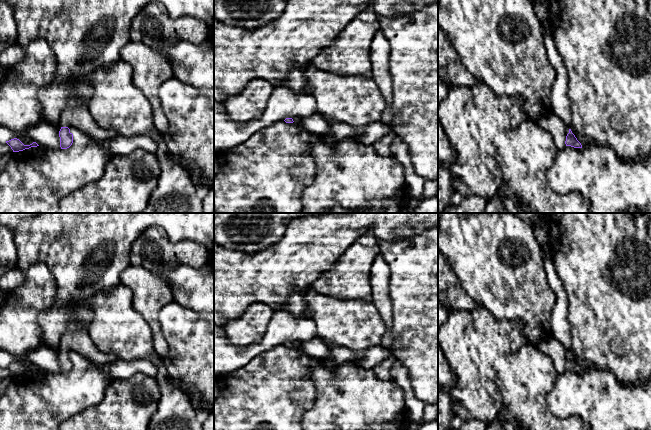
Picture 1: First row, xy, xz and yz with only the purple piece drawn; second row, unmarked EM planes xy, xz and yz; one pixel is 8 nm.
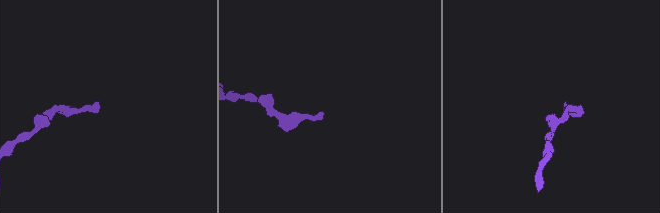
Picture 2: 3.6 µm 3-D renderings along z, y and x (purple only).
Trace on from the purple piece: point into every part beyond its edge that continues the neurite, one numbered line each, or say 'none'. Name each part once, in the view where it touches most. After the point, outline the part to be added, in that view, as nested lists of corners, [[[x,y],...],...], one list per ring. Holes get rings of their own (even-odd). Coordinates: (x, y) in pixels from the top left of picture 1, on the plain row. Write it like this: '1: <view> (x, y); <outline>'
1: xy (76, 340); [[[76,321],[67,324],[66,333],[61,338],[60,349],[71,354],[80,354],[98,364],[106,364],[118,359],[114,354],[100,352],[90,338],[88,330]]]

